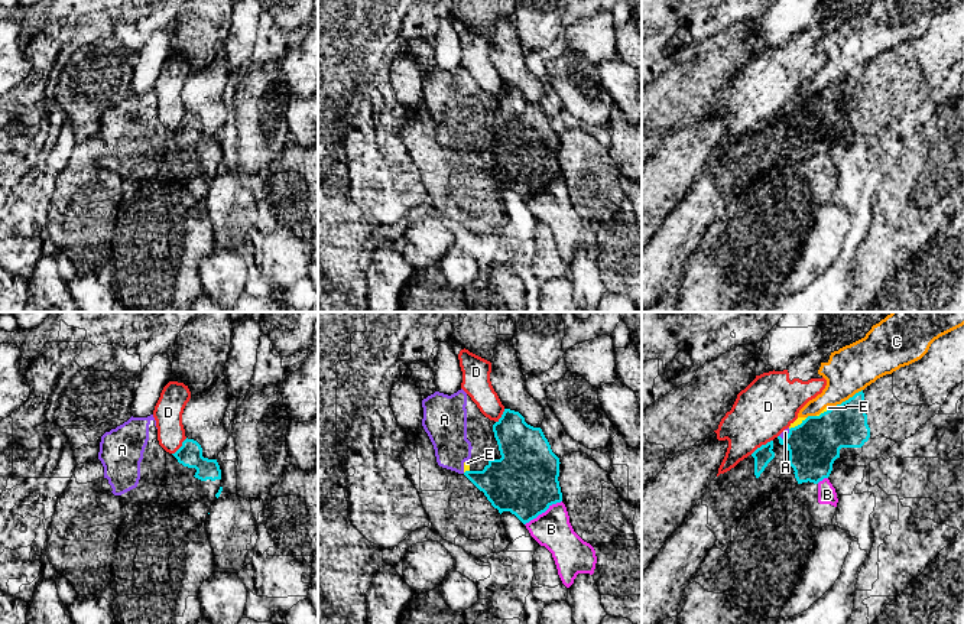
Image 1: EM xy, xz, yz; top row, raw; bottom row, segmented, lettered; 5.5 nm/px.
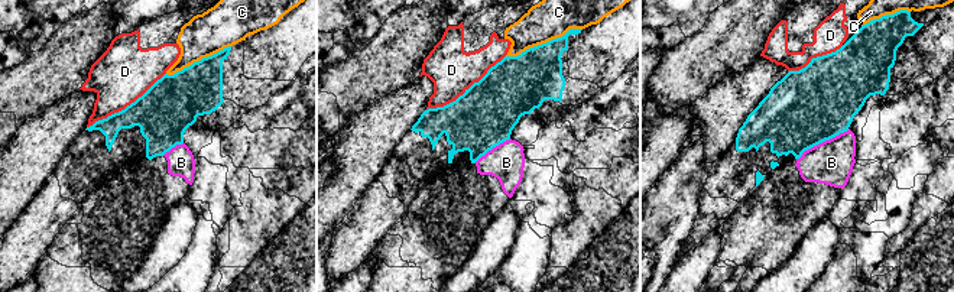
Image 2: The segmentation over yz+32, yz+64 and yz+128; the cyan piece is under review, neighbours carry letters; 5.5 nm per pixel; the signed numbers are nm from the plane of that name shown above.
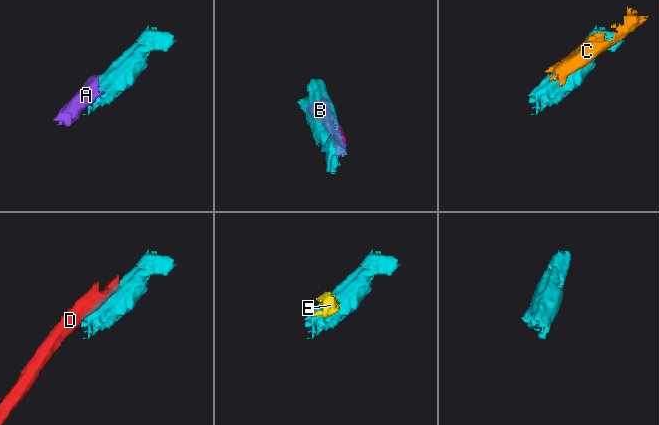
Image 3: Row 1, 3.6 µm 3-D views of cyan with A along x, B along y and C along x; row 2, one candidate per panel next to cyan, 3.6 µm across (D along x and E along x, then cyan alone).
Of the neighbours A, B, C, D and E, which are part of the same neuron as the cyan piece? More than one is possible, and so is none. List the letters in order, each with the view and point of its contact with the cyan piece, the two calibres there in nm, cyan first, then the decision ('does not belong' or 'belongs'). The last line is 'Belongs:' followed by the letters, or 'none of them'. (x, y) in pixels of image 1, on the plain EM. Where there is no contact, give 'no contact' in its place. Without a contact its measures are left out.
A: yz (786, 113) | 280/40 nm | does not belong
B: xz (542, 188) | 380/200 nm | does not belong
C: yz (849, 75) | 240/260 nm | does not belong
D: yz (762, 122) | 100/320 nm | does not belong
E: yz (798, 101) | 280/40 nm | does not belong
Belongs: none of them

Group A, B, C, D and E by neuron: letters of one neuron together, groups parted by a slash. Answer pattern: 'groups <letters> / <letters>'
groups A C E / B / D

